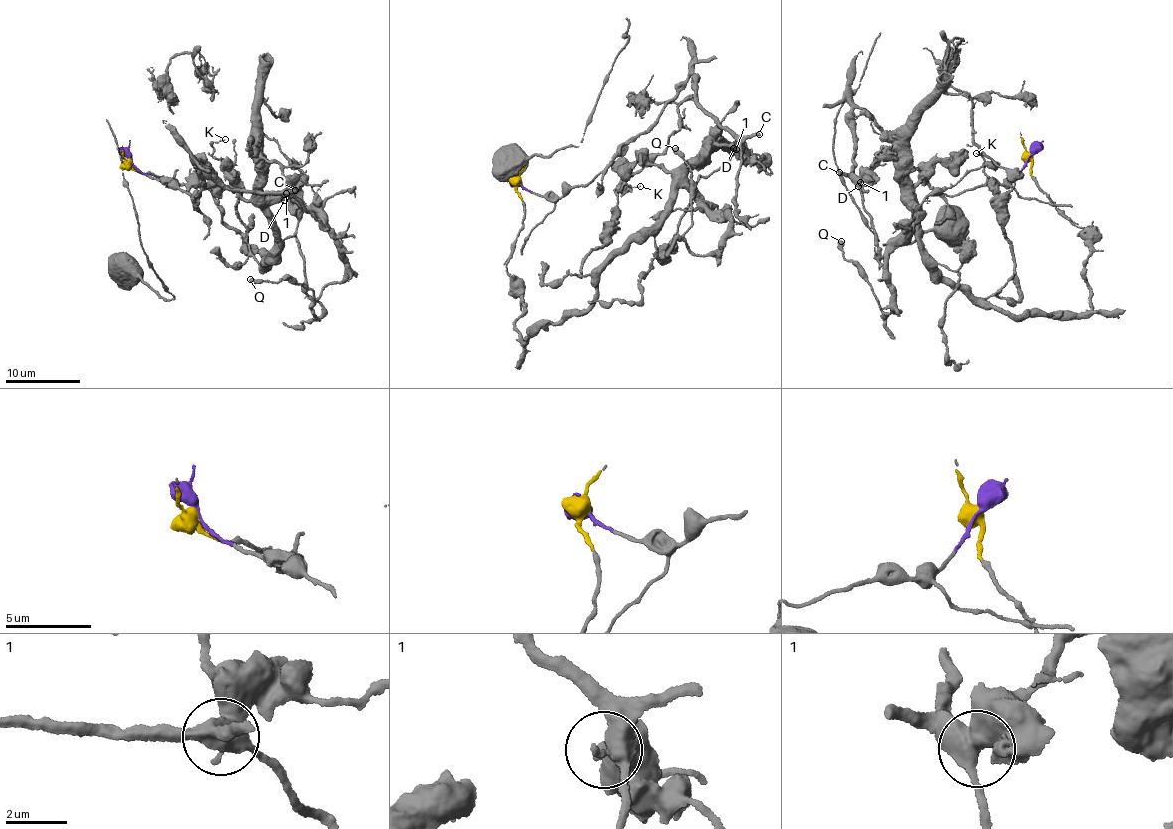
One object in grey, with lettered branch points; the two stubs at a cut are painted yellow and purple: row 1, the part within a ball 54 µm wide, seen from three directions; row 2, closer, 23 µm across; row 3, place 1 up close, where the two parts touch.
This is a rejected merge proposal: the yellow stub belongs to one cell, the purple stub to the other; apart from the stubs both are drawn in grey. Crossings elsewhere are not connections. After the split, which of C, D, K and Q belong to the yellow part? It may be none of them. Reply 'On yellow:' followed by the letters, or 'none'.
On yellow: D, K, Q

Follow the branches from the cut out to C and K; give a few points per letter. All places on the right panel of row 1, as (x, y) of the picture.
C: (1031, 156), (1005, 186), (948, 195), (910, 164), (870, 114), (854, 108), (851, 173), (846, 177), (838, 172)
K: (1029, 155), (1033, 178), (1088, 242), (1088, 311), (1026, 319), (988, 307), (985, 300), (1014, 266), (976, 154)

